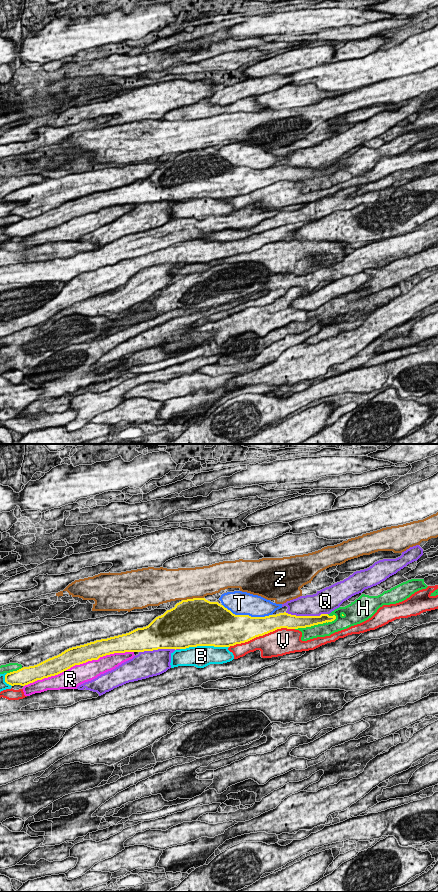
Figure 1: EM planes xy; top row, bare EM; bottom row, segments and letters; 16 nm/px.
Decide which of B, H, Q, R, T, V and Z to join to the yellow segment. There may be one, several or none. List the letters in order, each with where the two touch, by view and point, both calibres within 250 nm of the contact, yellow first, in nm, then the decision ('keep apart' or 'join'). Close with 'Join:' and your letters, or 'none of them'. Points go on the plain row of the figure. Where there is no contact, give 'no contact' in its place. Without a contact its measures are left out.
B: meets yellow in xy at (204, 197); 500 nm thick on the yellow side, 360 nm on the other; keep apart
H: meets yellow in xy at (316, 176); 190 nm thick on the yellow side, 220 nm on the other; keep apart
Q: meets yellow in xy at (306, 168); 220 nm thick on the yellow side, 360 nm on the other; keep apart
R: meets yellow in xy at (78, 216); 300 nm thick on the yellow side, 320 nm on the other; keep apart
T: meets yellow in xy at (247, 167); 440 nm thick on the yellow side, 380 nm on the other; keep apart
V: meets yellow in xy at (261, 187); 380 nm thick on the yellow side, 400 nm on the other; keep apart
Z: meets yellow in xy at (193, 150); 500 nm thick on the yellow side, 500 nm on the other; keep apart
Join: none of them

